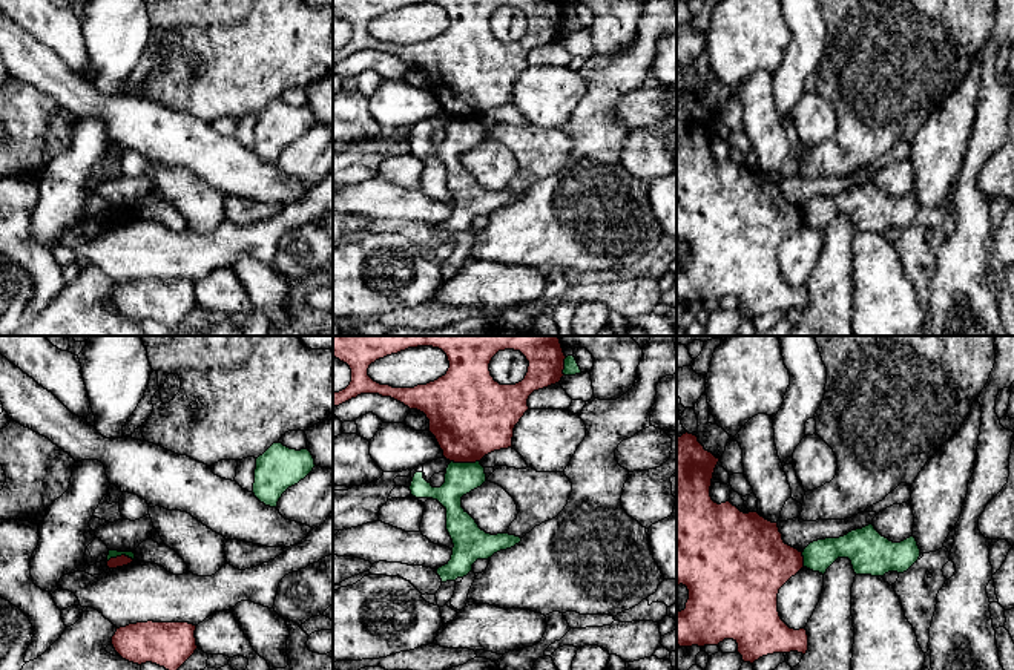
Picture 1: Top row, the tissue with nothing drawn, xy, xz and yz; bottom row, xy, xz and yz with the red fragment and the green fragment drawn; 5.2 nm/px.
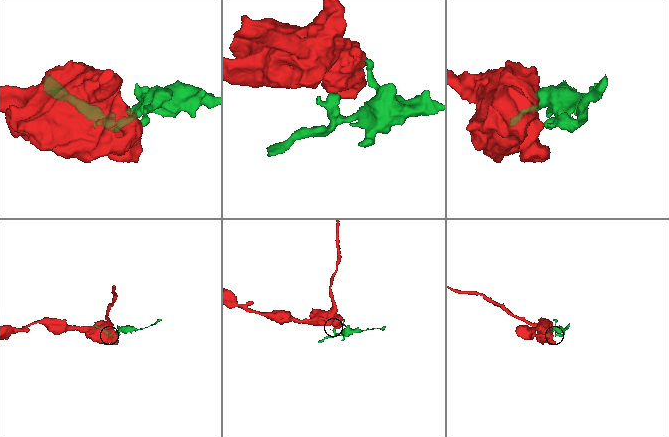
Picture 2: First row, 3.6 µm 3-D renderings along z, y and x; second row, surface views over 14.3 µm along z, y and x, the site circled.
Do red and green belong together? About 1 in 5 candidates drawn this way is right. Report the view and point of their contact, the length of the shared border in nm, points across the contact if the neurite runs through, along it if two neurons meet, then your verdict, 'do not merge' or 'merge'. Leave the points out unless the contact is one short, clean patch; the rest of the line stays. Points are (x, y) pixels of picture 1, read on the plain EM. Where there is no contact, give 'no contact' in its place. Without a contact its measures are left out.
contact xz (465, 118); length 150 nm; do not merge

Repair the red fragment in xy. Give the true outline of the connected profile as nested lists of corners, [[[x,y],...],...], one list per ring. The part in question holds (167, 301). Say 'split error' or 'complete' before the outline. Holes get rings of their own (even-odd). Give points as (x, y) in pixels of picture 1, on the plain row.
complete | [[[137,279],[117,285],[112,302],[129,319],[152,319],[175,330],[198,305],[195,287],[189,279]]]

